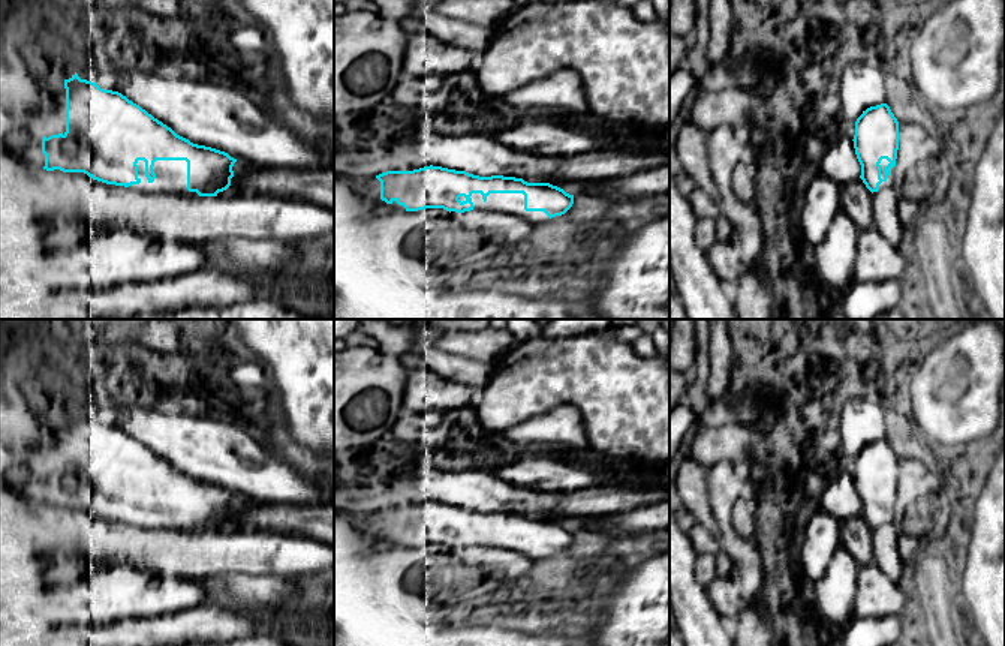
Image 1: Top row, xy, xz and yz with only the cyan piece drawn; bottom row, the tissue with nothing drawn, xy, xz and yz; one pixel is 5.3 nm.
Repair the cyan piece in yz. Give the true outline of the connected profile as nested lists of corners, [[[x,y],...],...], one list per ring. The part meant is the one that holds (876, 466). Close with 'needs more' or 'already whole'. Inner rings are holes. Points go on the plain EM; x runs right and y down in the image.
[[[887,439],[870,442],[857,454],[854,484],[861,501],[860,514],[873,529],[879,525],[893,523],[896,513],[896,495],[899,486],[899,457]]] | needs more

